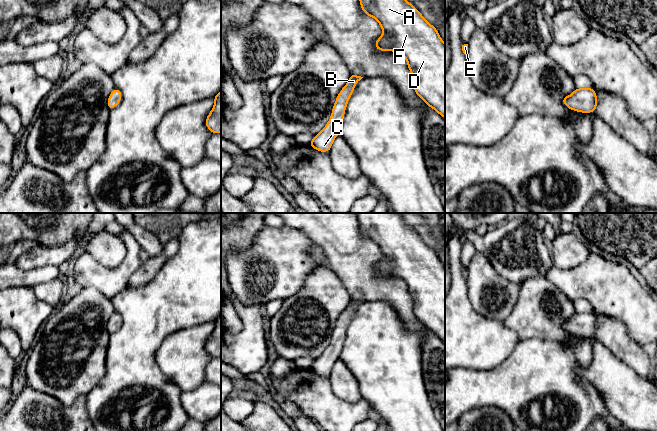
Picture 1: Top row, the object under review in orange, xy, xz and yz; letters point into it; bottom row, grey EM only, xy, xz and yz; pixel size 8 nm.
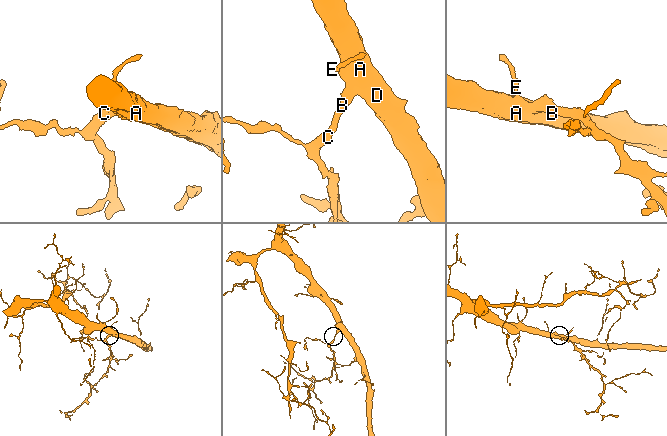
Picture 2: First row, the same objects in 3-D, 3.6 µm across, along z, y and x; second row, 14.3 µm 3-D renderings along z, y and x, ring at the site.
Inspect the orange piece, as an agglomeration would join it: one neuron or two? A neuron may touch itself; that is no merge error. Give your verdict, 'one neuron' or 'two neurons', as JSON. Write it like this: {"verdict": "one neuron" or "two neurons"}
{"verdict": "one neuron"}

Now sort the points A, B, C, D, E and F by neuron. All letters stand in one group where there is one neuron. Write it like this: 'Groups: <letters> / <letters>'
Groups: A B C D E F

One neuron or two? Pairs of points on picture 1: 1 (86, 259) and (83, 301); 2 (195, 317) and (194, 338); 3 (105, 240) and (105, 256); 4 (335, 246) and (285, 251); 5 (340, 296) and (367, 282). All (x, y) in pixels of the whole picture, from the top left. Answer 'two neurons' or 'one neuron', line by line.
1: two neurons
2: two neurons
3: one neuron
4: two neurons
5: two neurons

